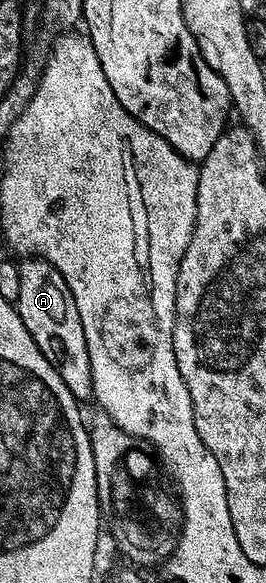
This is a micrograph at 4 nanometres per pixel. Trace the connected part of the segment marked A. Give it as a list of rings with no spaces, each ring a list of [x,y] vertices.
[[[27,257],[19,263],[21,293],[17,310],[29,337],[37,341],[37,349],[45,353],[49,365],[57,369],[65,389],[80,401],[90,400],[93,395],[93,369],[89,365],[89,345],[85,345],[85,329],[81,329],[81,313],[77,313],[77,301],[65,285],[65,277],[57,273],[49,261],[38,257]]]

